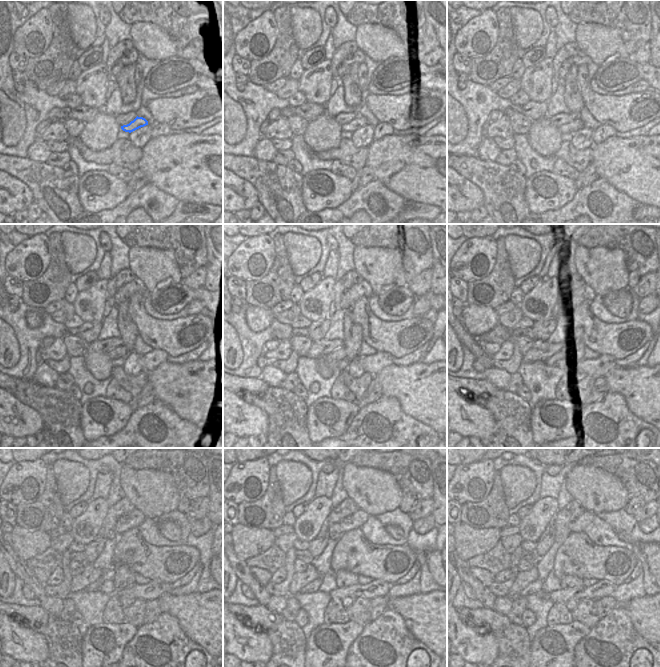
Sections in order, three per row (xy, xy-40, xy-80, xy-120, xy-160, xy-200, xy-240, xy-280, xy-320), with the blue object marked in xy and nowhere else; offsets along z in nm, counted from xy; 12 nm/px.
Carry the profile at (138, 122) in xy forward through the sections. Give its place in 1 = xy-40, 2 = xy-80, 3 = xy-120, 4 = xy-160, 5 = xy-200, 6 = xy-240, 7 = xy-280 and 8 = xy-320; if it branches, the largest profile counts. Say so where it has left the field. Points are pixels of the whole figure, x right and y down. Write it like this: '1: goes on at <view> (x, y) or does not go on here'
1: goes on at xy-40 (359, 121)
2: goes on at xy-80 (573, 126)
3: goes on at xy-120 (121, 351)
4: goes on at xy-160 (339, 354)
5: goes on at xy-200 (552, 360)
6: goes on at xy-240 (96, 585)
7: goes on at xy-280 (314, 586)
8: goes on at xy-320 (535, 587)

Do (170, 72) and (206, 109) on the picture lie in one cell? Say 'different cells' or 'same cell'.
different cells

